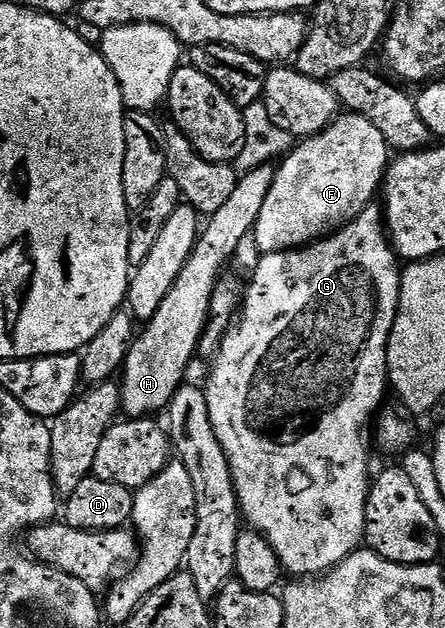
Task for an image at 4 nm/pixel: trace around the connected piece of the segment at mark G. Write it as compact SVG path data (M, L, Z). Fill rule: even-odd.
M376 202L369 204L361 211L351 222L347 222L345 226L336 230L334 233L327 235L321 239L317 239L313 244L307 245L303 248L292 248L283 250L279 254L262 254L259 260L259 267L253 278L249 279L248 286L250 286L250 298L243 299L242 307L240 310L240 317L237 319L236 325L227 331L225 338L222 340L220 349L213 355L214 367L210 370L210 383L204 386L204 391L207 398L208 416L210 417L212 428L216 432L216 436L220 440L220 444L226 453L226 459L230 465L232 472L232 480L236 488L236 496L238 497L238 508L243 519L246 518L253 529L261 531L266 535L266 539L272 544L274 551L278 556L279 567L283 571L286 570L290 576L318 576L327 570L331 570L333 566L339 564L346 559L349 554L353 554L355 550L363 545L366 536L366 496L370 492L370 483L372 479L369 476L368 462L371 458L371 451L366 451L366 425L371 425L372 419L379 413L380 407L378 405L382 402L382 397L385 396L386 390L388 391L388 367L386 365L386 349L390 343L390 333L394 327L396 316L398 315L400 291L402 290L401 278L401 265L400 258L397 251L392 247L391 239L388 235L388 230L385 225L385 217L383 207ZM267 430L274 430L277 436L271 436Z

